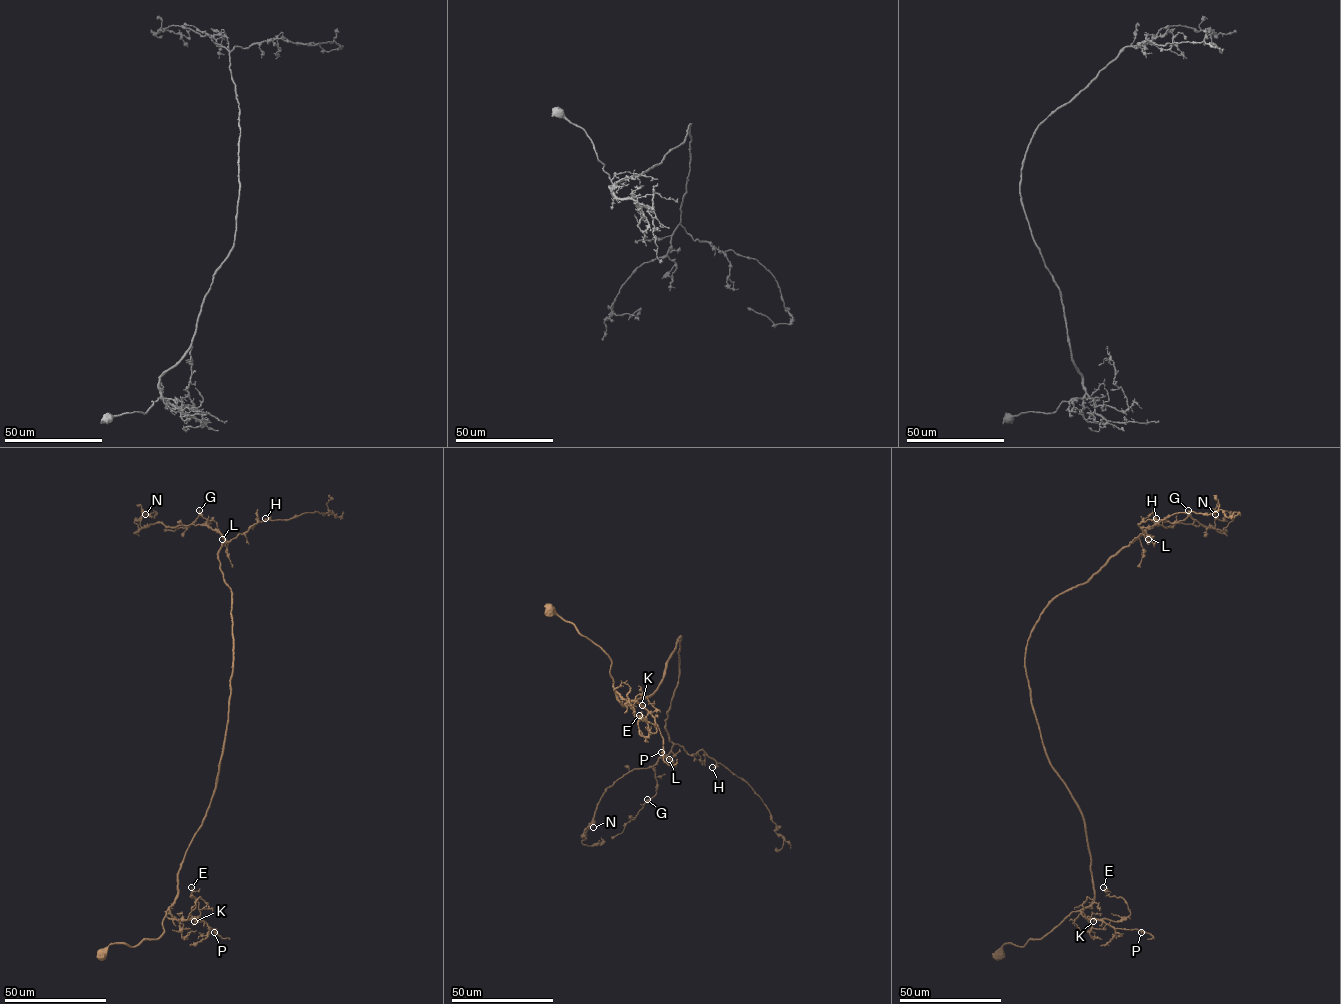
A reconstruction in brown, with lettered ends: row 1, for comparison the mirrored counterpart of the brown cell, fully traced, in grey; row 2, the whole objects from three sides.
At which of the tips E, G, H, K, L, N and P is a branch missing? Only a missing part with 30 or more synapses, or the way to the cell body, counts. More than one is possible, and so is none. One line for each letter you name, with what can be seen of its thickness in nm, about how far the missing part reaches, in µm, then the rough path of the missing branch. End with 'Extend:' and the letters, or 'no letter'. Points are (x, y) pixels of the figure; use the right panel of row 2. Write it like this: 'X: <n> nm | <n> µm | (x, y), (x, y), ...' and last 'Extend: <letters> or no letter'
H: 240 nm | 30 µm | (1156, 518), (1176, 513), (1188, 500), (1195, 504)
Extend: H

